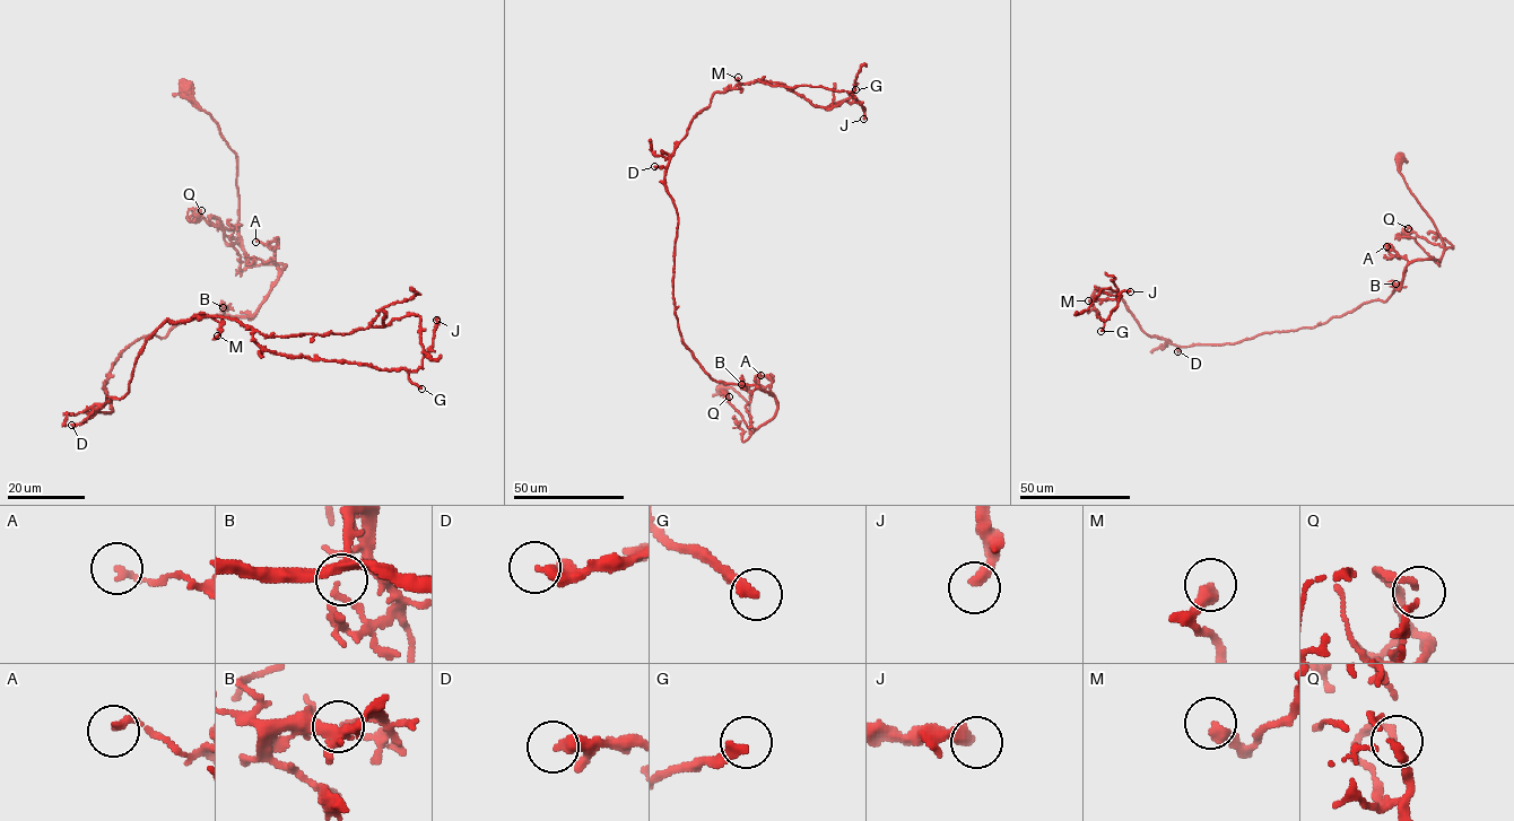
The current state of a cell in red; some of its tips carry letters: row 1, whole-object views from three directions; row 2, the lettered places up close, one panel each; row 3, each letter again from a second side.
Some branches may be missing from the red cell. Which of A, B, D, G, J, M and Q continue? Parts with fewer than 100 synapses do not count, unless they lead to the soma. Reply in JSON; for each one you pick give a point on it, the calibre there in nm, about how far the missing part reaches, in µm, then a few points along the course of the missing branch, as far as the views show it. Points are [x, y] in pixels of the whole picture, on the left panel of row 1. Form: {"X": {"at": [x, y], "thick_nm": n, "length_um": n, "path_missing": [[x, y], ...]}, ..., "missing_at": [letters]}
{"G": {"at": [421, 389], "thick_nm": 280, "length_um": 25, "path_missing": [[421, 389], [436, 380], [476, 337]]}, "missing_at": ["G"]}

